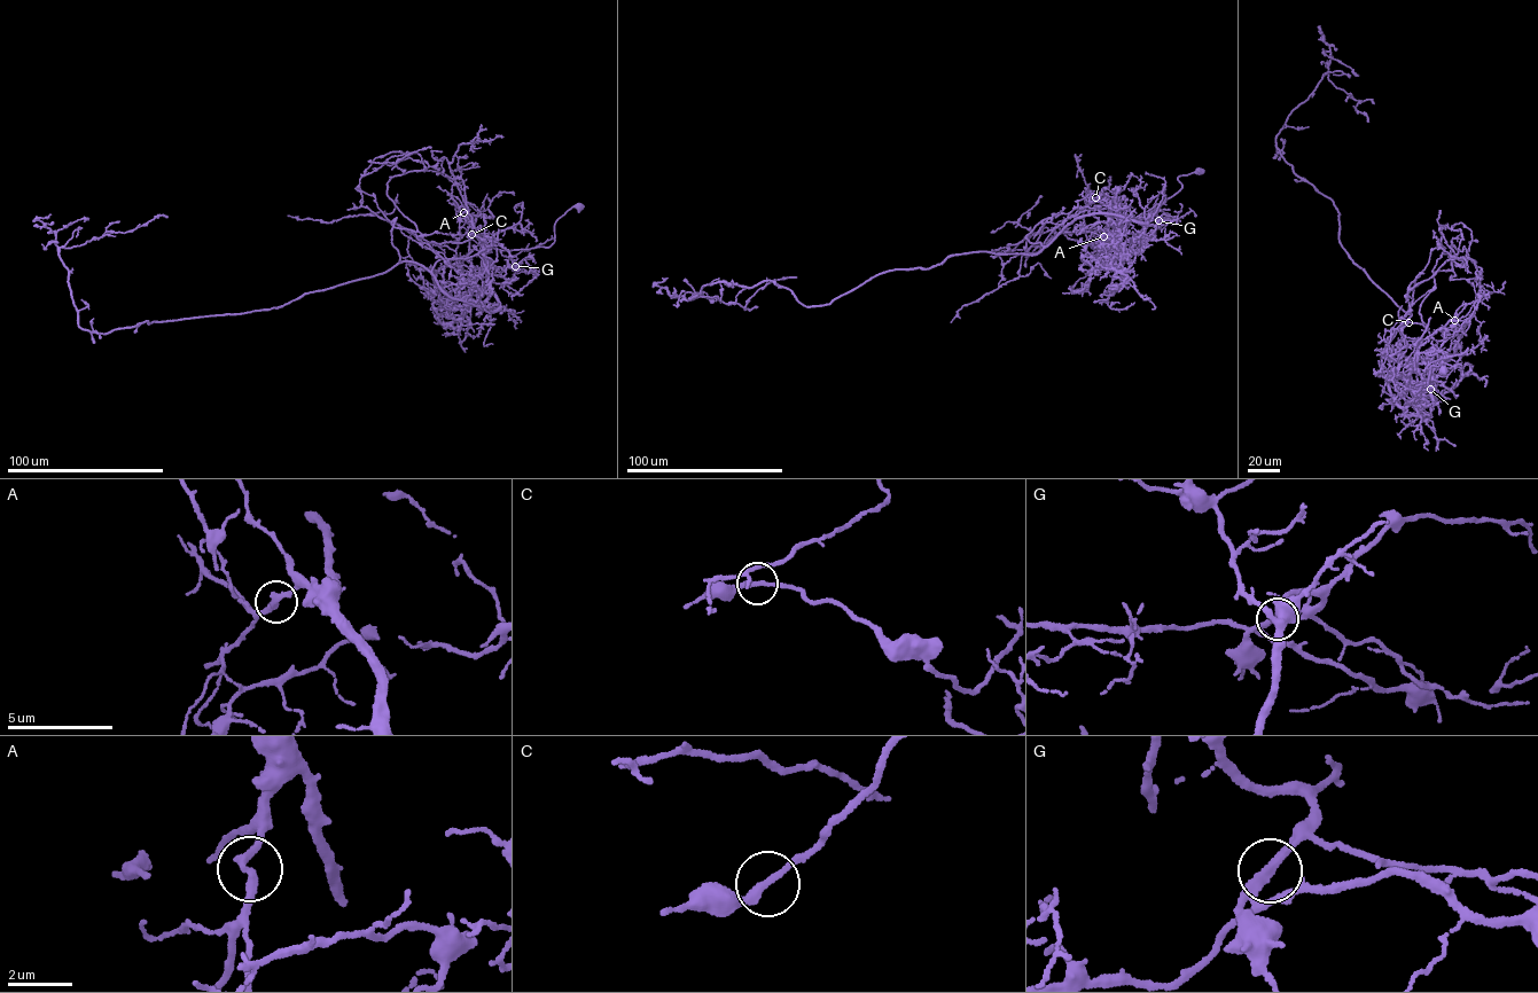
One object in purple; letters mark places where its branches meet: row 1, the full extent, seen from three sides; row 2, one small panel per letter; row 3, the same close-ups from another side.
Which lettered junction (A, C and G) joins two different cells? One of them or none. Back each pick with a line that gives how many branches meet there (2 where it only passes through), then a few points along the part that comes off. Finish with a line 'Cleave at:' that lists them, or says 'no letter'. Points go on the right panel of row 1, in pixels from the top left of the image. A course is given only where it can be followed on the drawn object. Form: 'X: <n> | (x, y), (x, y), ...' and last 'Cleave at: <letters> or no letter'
G: 2 | (1430, 389), (1445, 341), (1431, 337), (1419, 312), (1435, 287), (1442, 226), (1460, 229), (1458, 250)
Cleave at: G

